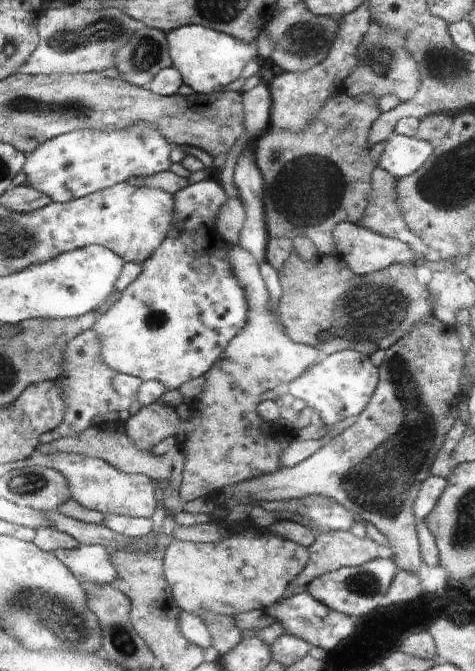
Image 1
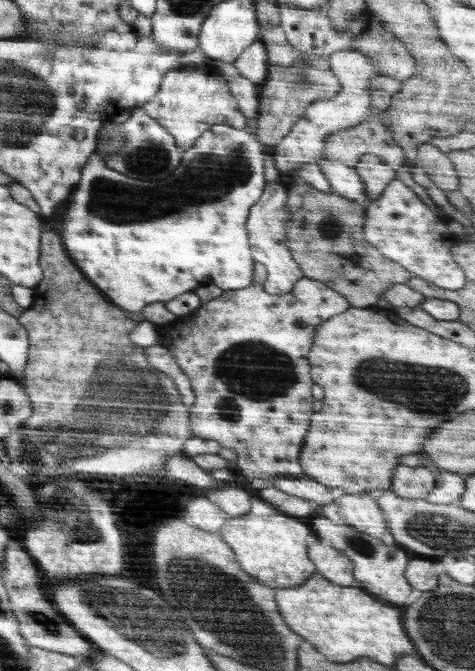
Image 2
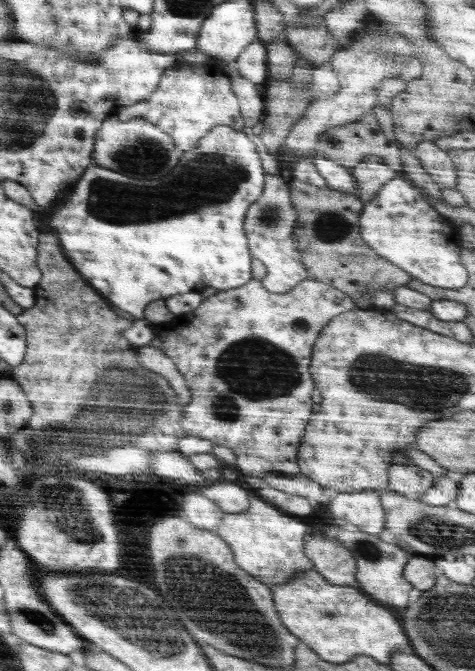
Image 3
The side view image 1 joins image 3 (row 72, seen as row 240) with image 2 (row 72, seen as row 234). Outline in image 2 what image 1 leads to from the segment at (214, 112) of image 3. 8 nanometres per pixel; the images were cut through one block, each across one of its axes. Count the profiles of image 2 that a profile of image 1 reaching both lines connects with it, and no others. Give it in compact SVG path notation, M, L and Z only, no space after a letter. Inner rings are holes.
M210 61L197 66L182 67L168 72L160 92L154 99L139 106L152 118L159 120L178 140L185 152L192 149L203 132L215 124L229 124L238 129L247 128L247 118L240 112L239 103L227 80Z

